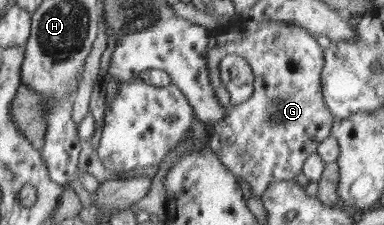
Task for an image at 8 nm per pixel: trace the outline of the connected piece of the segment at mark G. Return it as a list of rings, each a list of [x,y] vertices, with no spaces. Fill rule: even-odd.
[[[243,18],[238,23],[229,22],[224,33],[209,37],[208,65],[218,101],[228,112],[220,123],[204,124],[209,147],[238,180],[250,186],[251,195],[259,198],[270,184],[296,179],[304,171],[306,159],[317,153],[318,144],[330,135],[334,123],[322,97],[324,55],[318,41],[304,26],[292,21]],[[227,55],[242,57],[253,71],[252,95],[234,107],[228,89],[220,80],[220,61]]]

